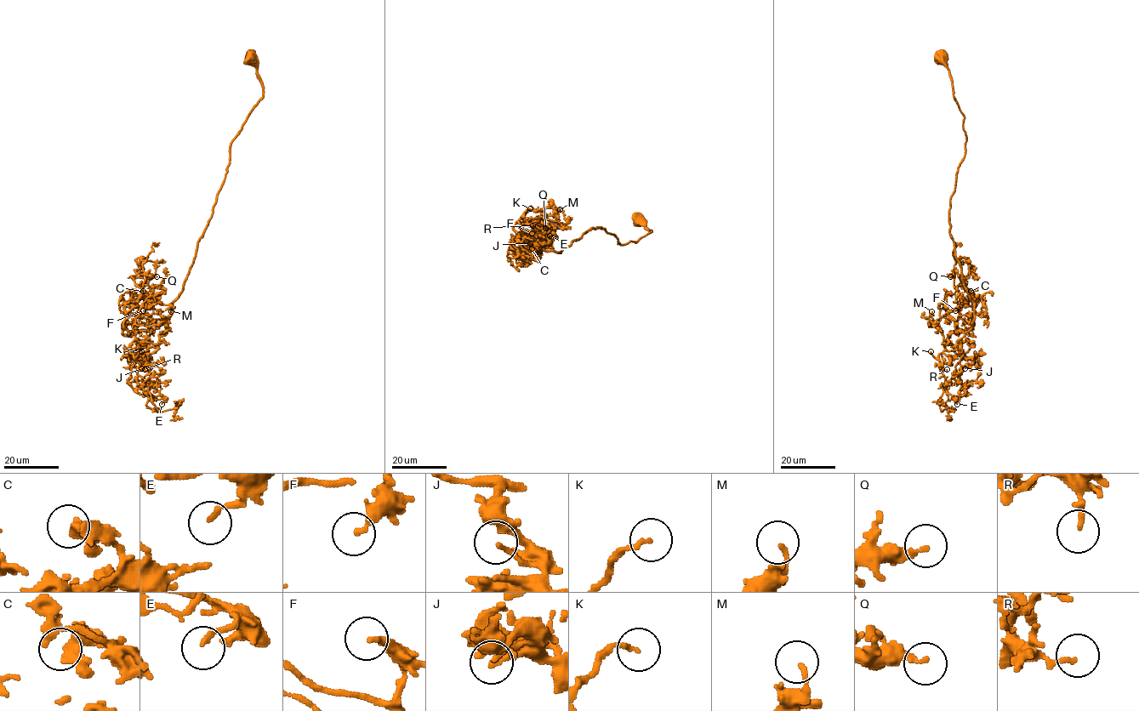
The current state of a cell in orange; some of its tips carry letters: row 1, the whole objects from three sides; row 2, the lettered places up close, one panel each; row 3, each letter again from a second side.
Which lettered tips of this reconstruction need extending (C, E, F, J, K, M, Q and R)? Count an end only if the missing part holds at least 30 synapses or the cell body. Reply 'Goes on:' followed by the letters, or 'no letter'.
Goes on: K

